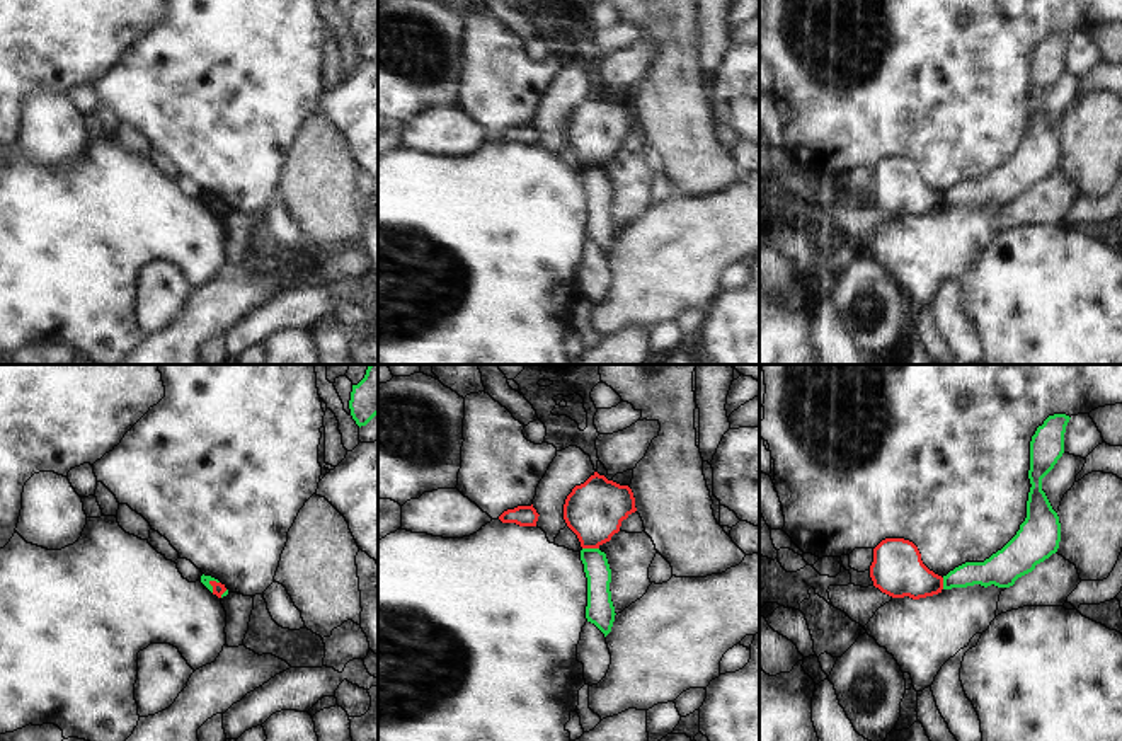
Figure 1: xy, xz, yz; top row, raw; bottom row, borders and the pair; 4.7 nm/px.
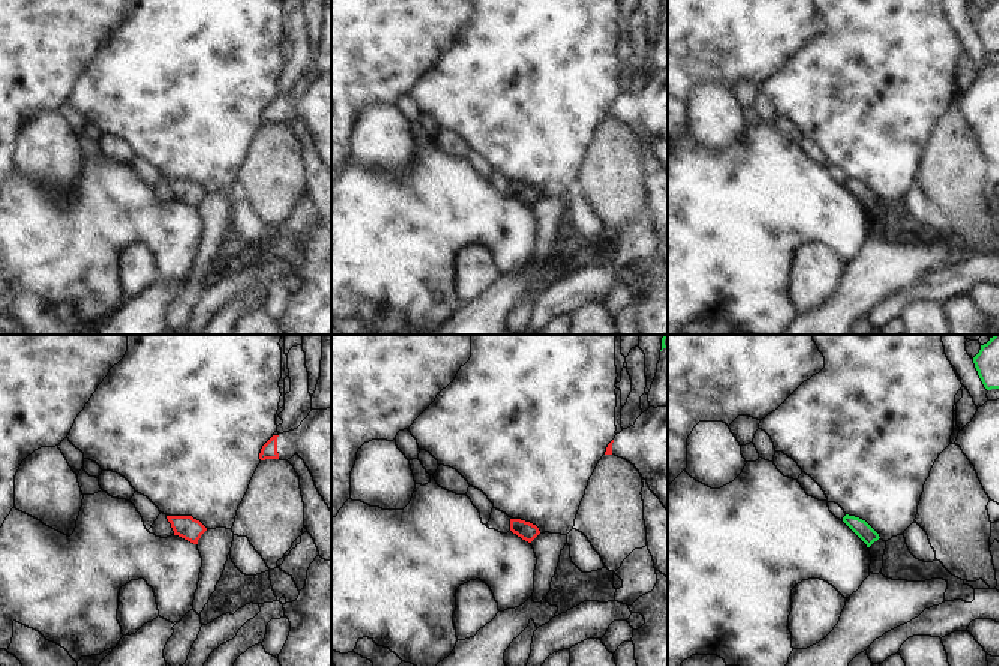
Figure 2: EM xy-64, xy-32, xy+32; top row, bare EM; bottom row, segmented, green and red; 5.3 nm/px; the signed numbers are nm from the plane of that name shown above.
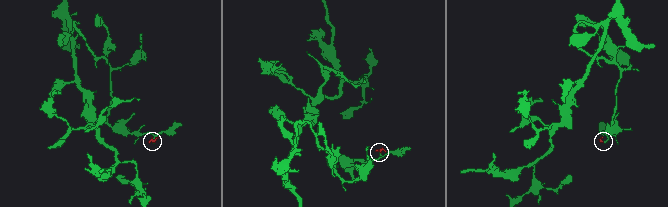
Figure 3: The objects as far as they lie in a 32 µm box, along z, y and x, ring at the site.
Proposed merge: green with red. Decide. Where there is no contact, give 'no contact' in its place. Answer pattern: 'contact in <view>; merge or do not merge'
contact in xz; do not merge

